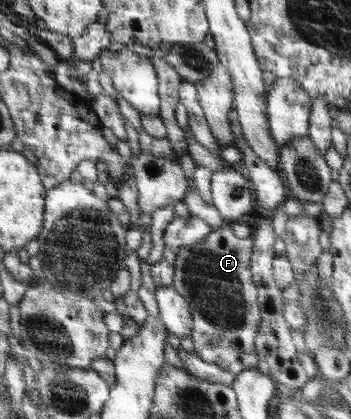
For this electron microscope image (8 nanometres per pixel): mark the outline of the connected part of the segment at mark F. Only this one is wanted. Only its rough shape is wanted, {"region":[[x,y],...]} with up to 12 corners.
{"region":[[224,226],[176,254],[194,350],[258,368],[253,238]]}

